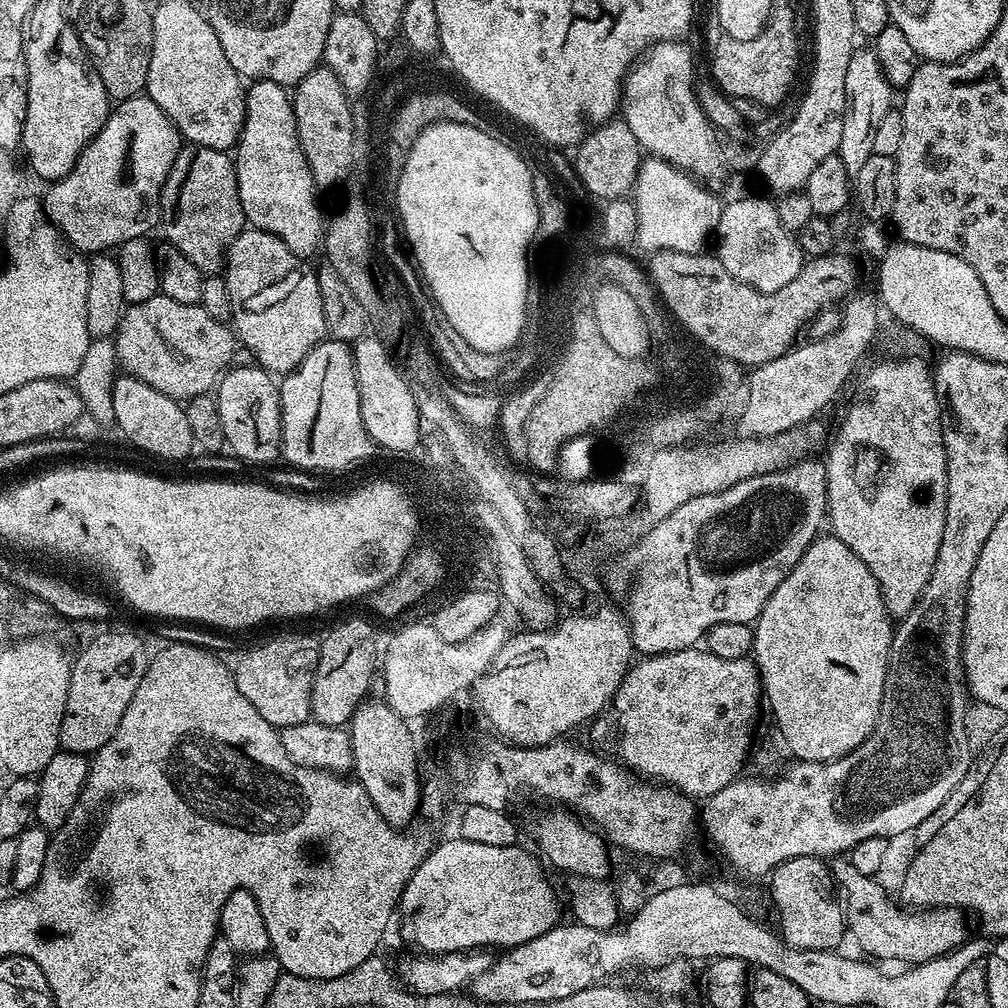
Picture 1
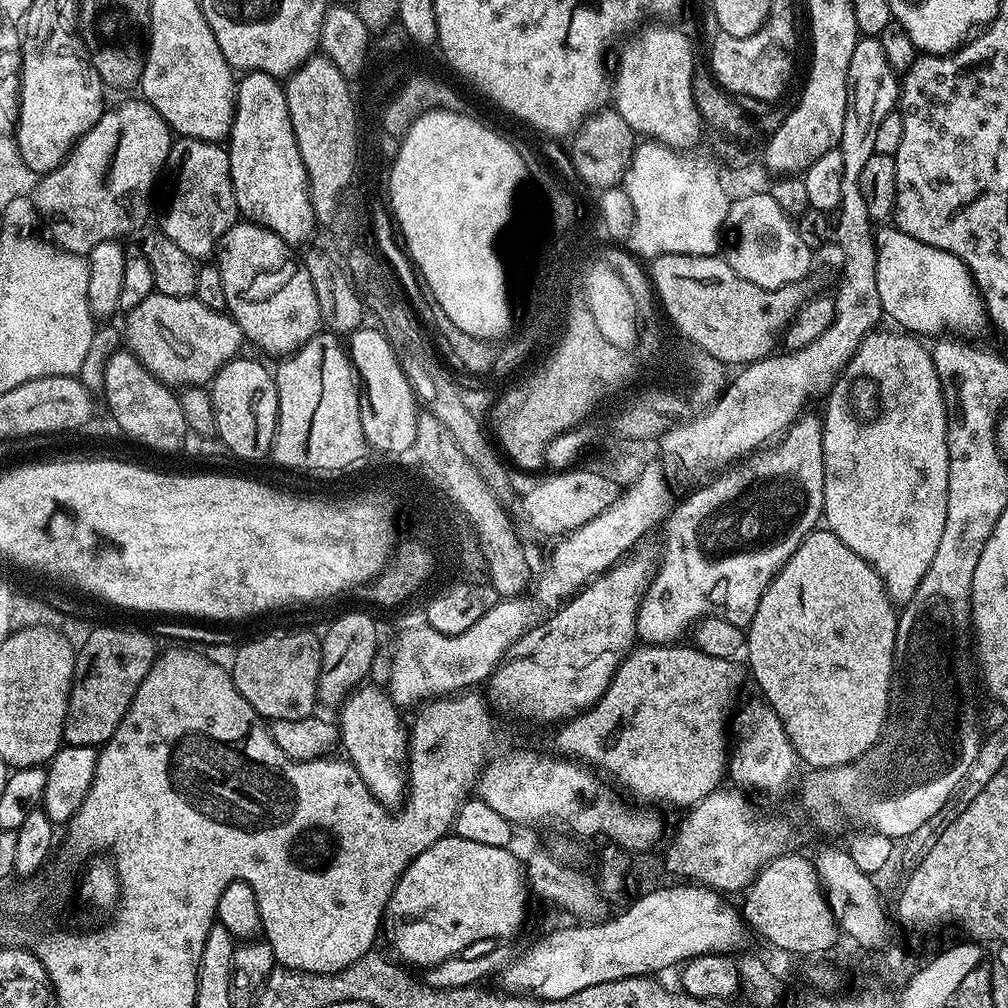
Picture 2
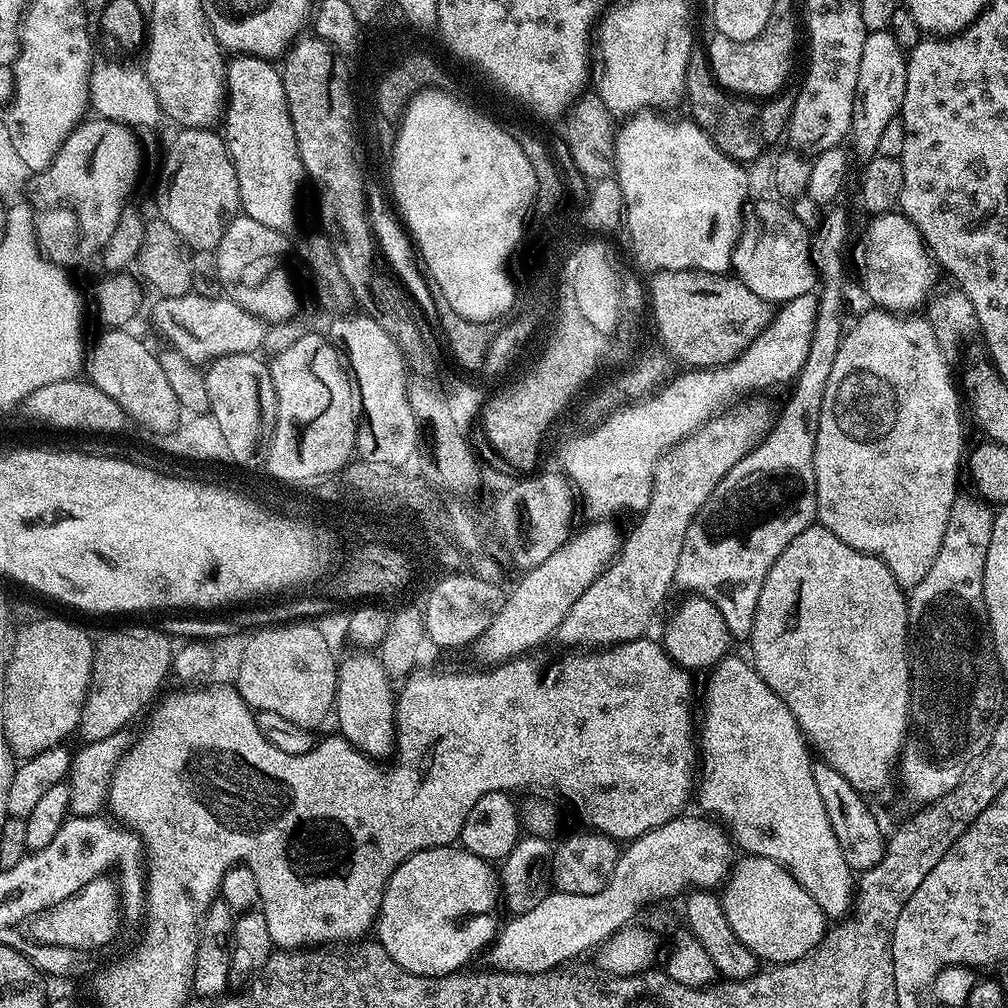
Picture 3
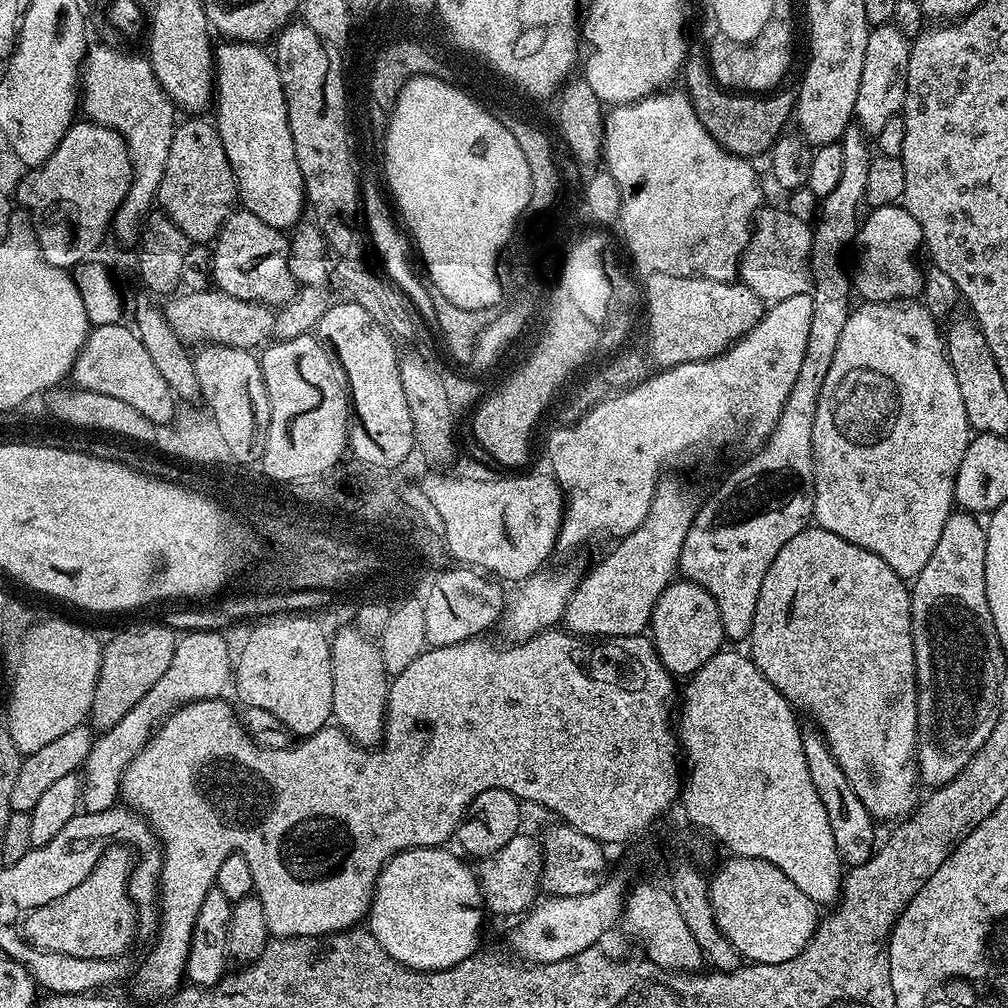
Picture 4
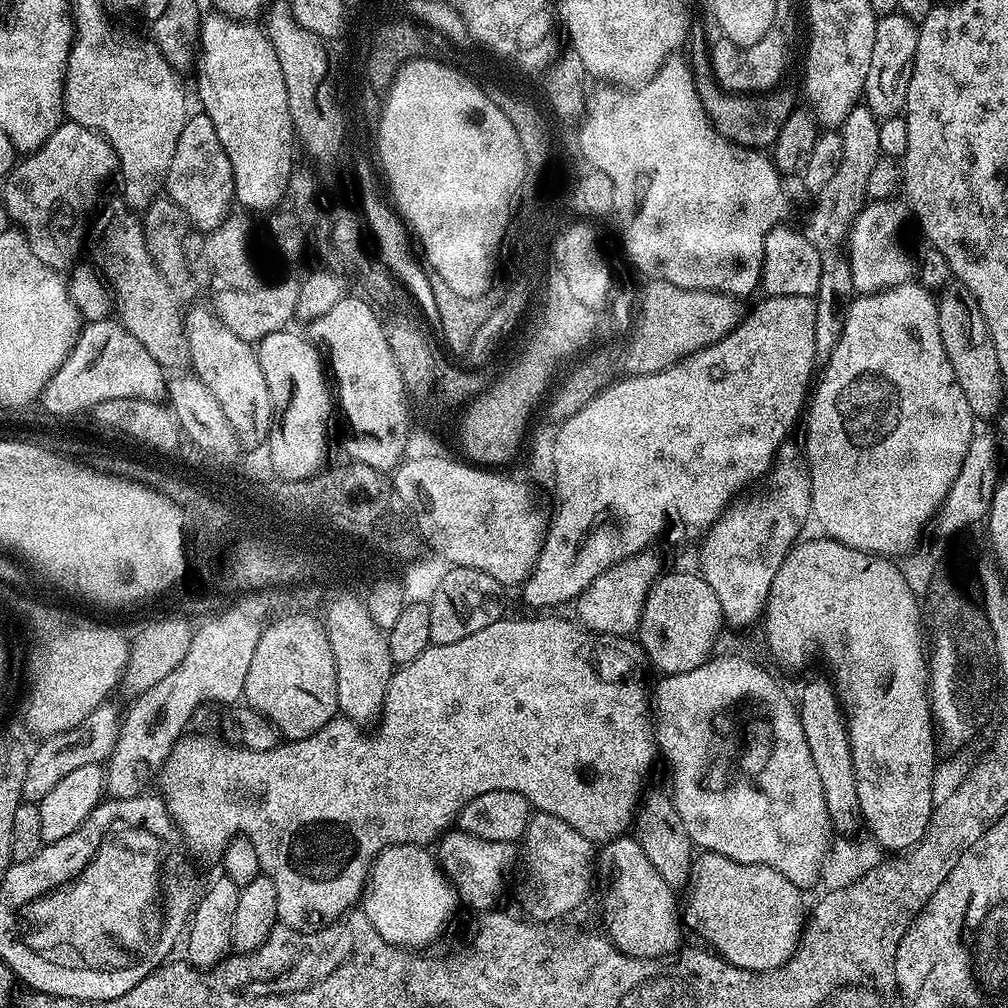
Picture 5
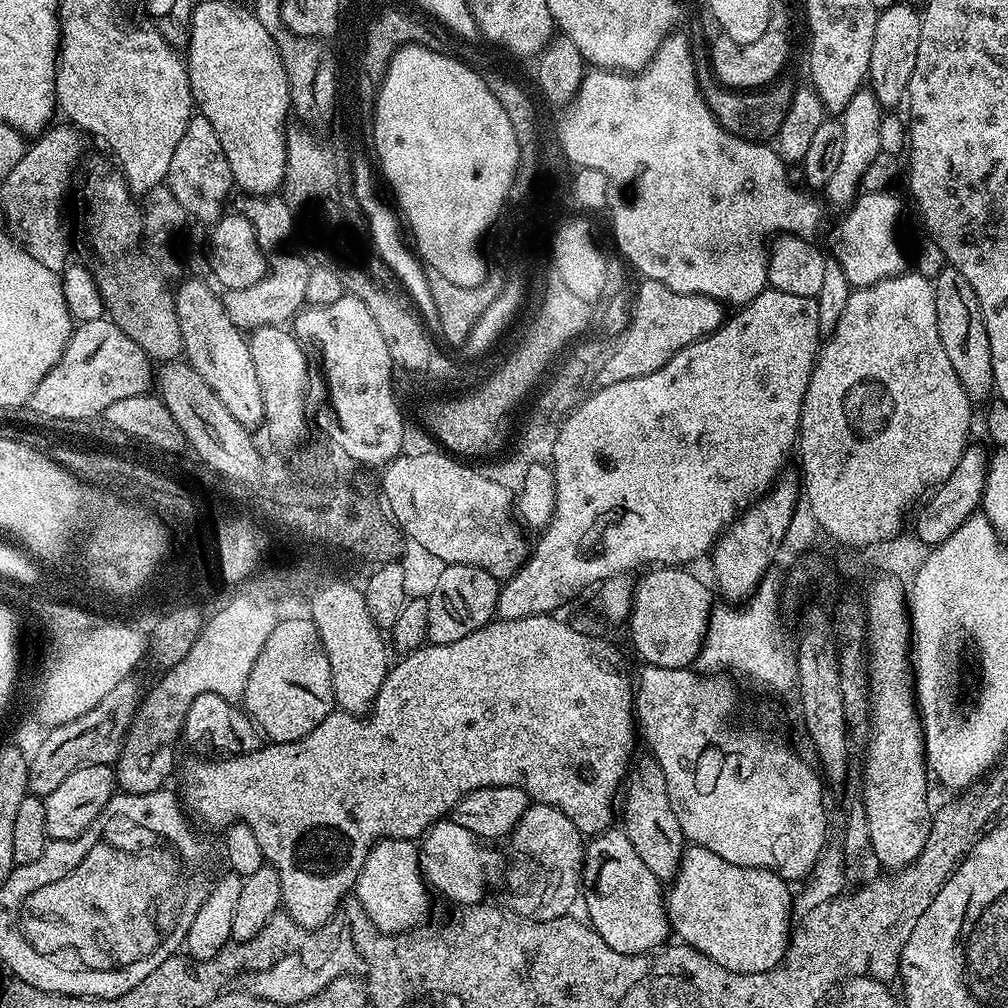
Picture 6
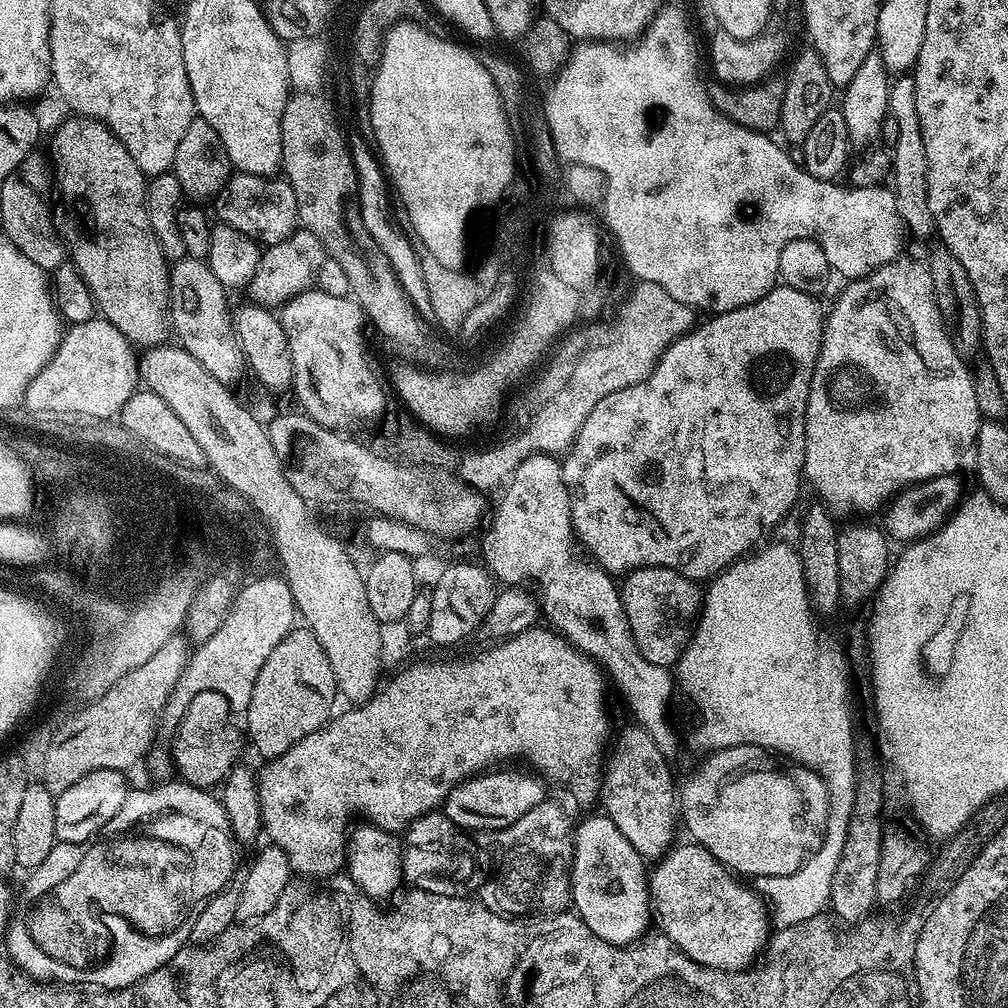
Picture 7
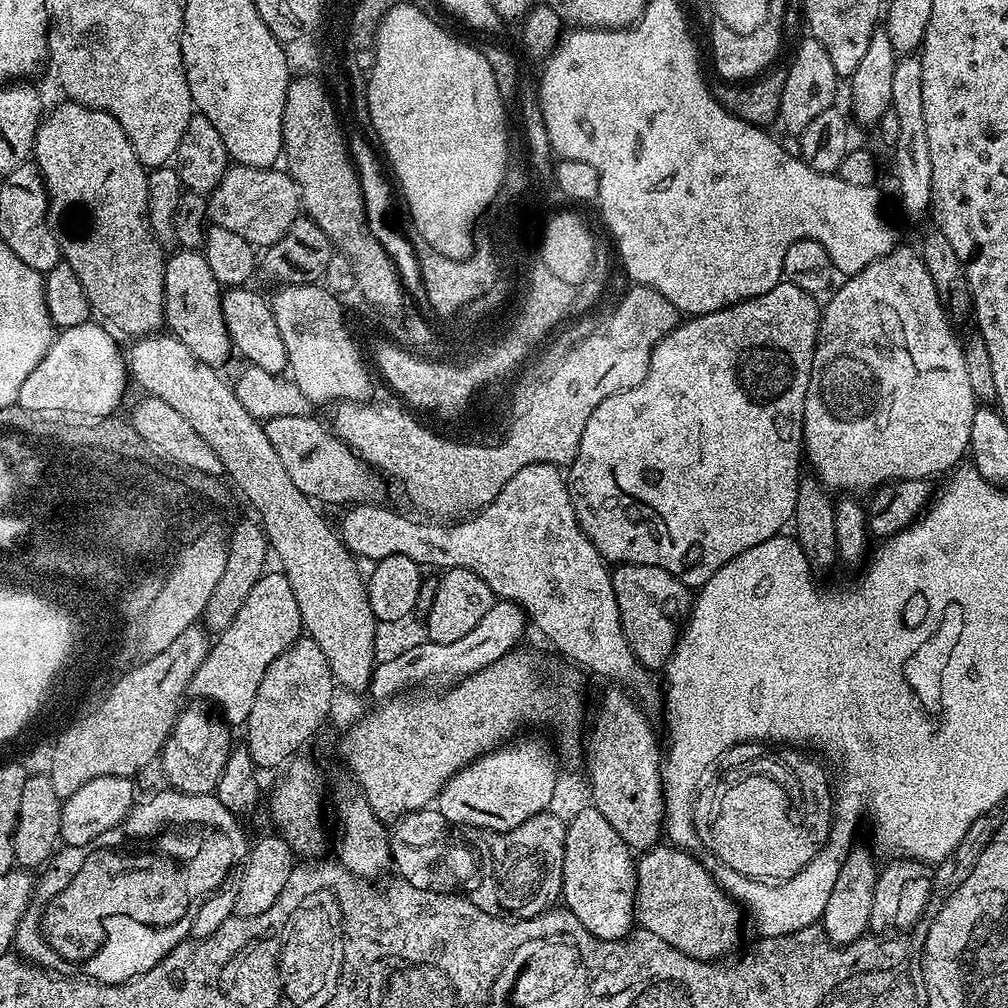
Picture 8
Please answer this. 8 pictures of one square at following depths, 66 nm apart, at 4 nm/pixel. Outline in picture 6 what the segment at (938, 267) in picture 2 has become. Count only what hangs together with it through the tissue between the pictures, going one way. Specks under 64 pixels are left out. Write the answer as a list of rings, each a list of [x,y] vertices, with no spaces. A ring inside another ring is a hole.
[[[864,192],[857,195],[854,203],[843,213],[840,225],[836,228],[836,237],[832,240],[832,252],[835,263],[846,274],[849,285],[853,289],[865,288],[874,282],[882,282],[888,276],[898,276],[905,271],[904,252],[896,241],[896,223],[900,220],[900,200],[887,192]]]

